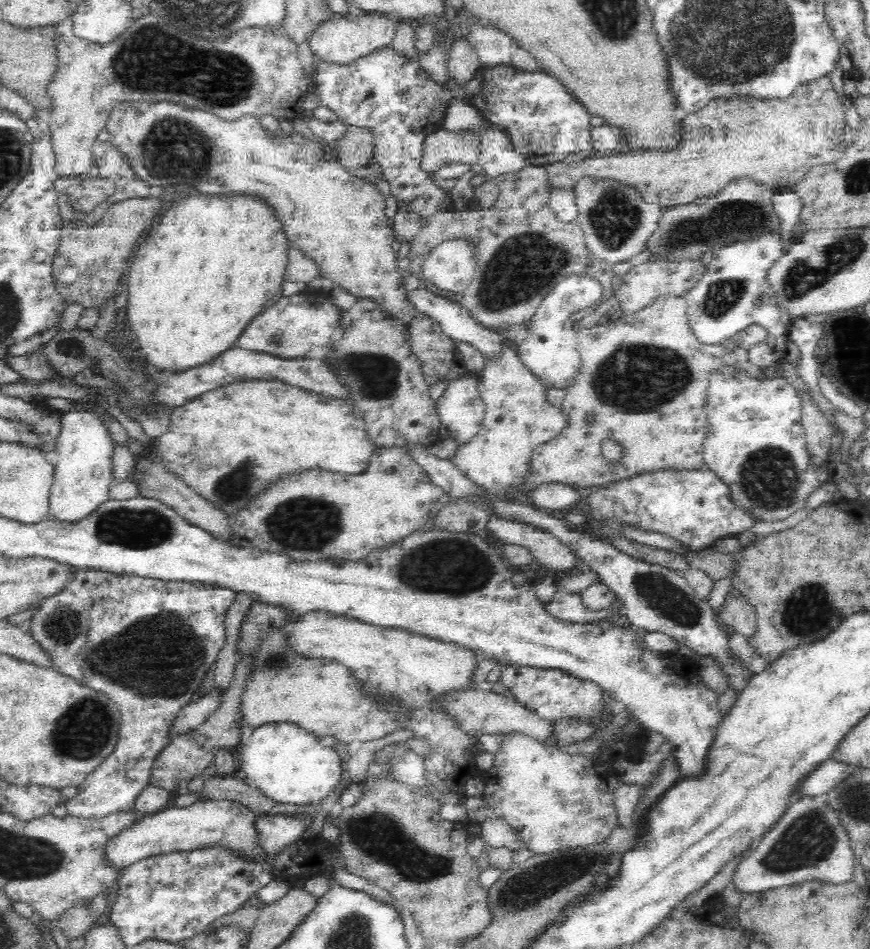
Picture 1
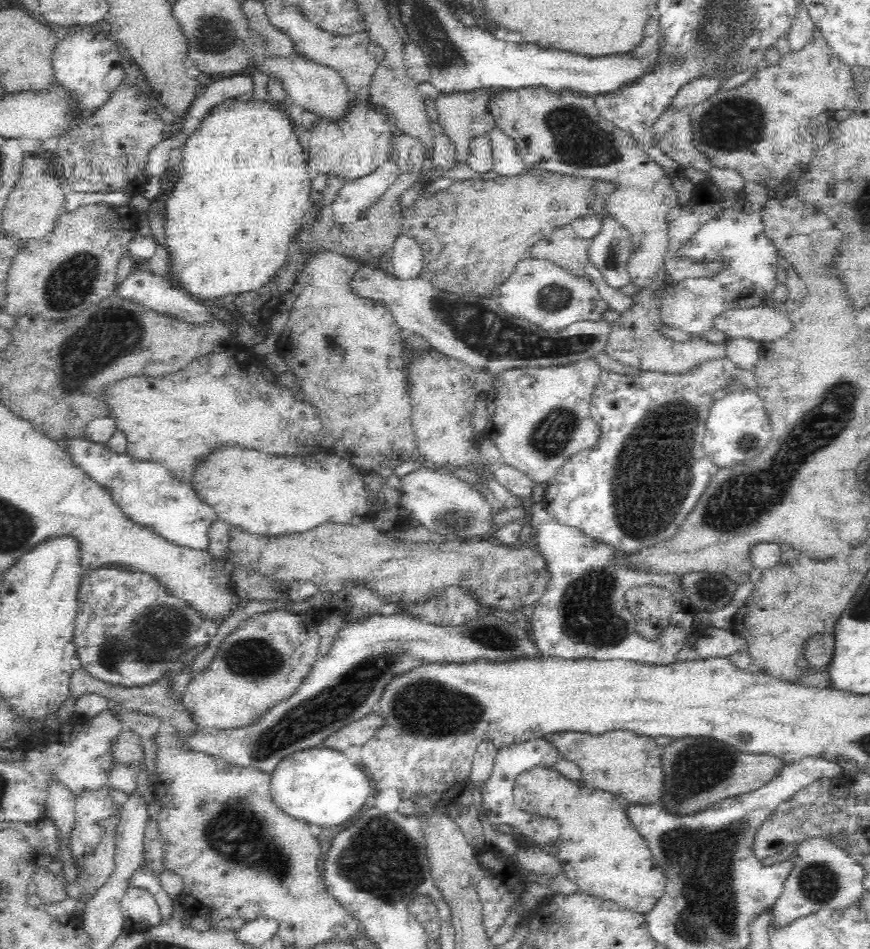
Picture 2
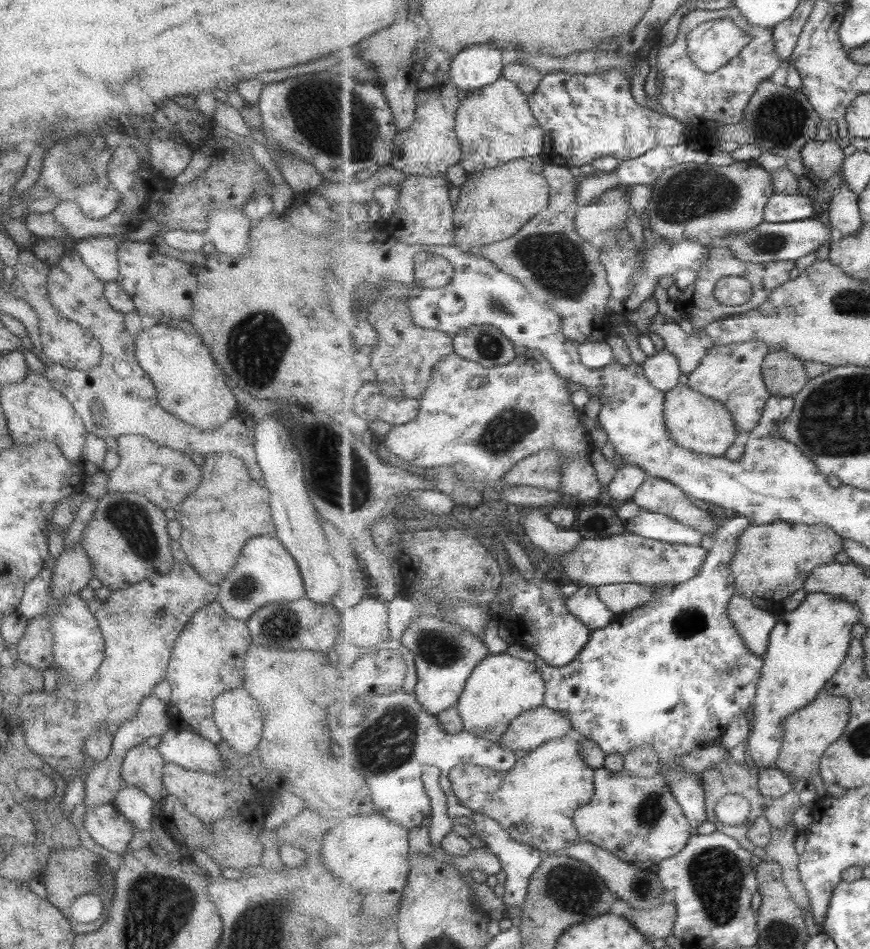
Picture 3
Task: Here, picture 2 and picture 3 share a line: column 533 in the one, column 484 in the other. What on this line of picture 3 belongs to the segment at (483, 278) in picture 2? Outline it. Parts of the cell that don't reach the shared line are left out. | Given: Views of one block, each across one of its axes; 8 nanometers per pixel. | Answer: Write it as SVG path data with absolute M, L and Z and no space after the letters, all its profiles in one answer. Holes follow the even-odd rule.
M533 156L511 160L495 168L470 173L467 184L460 187L461 206L457 202L457 208L455 208L455 246L474 254L485 244L501 242L515 236L533 217L549 208L551 190L549 180L545 178L546 165L547 162L540 156Z

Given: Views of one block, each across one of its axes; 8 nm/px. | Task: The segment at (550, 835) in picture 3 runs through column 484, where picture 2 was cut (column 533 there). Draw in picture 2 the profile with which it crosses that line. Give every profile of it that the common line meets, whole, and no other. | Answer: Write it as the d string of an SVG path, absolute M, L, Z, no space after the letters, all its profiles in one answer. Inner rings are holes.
M543 765L530 768L516 778L513 797L516 807L526 813L560 820L561 835L554 844L559 852L556 852L555 856L560 861L564 875L570 878L580 891L616 901L623 907L639 913L653 910L664 895L666 879L662 867L658 866L646 839L637 830L633 820L629 818L626 808L616 802L616 796L613 793L593 790L586 783L583 786L583 784L572 782L555 770L553 765Z

